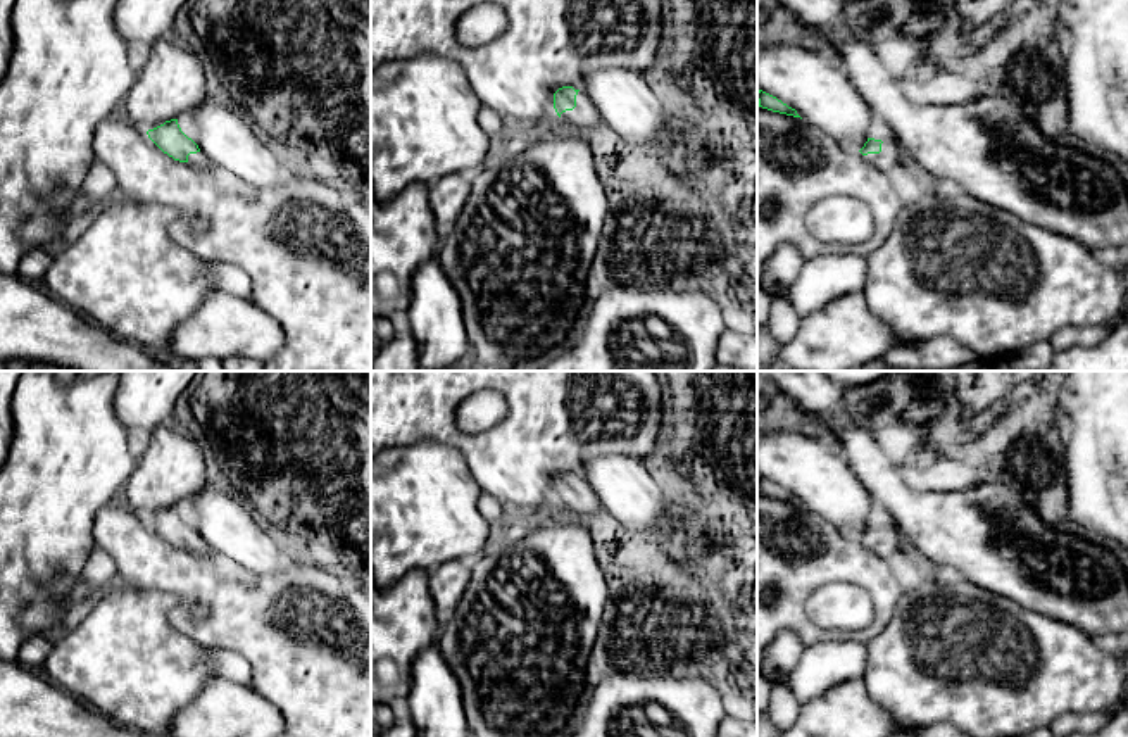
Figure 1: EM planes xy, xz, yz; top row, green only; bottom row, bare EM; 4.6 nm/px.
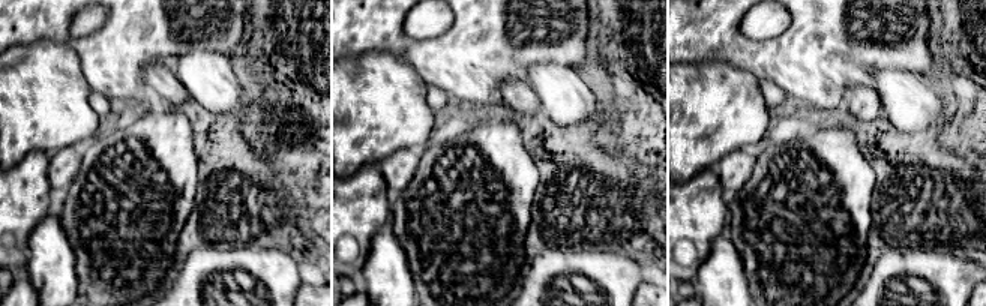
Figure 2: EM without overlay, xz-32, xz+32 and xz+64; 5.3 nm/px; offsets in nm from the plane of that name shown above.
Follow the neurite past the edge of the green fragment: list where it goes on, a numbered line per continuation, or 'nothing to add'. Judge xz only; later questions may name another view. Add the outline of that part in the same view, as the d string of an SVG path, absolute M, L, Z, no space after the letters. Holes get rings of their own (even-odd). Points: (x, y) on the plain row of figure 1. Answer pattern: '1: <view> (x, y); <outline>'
1: xz (583, 503); M583 480L576 482L576 494L561 501L562 514L571 518L585 518L597 513L605 513L593 488Z

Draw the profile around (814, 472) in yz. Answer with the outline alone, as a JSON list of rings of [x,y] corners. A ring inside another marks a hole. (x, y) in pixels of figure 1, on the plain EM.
[[[788,430],[757,431],[757,473],[795,495],[802,507],[845,535],[861,537],[869,525],[873,499],[843,454],[831,444]]]

